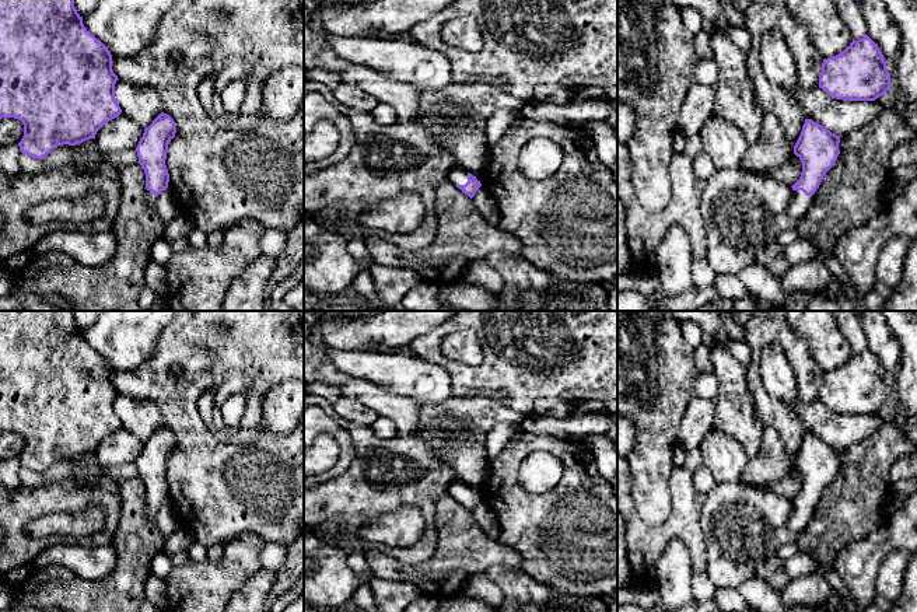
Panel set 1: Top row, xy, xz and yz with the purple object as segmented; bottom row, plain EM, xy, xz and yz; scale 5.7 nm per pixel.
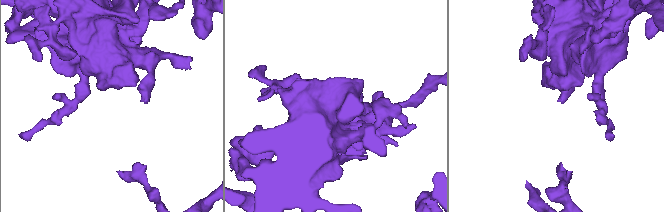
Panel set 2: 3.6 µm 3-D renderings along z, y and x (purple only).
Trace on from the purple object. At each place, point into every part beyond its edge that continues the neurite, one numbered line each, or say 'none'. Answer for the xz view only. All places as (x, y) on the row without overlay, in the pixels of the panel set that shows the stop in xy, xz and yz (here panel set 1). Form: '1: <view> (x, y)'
1: xz (457, 489)

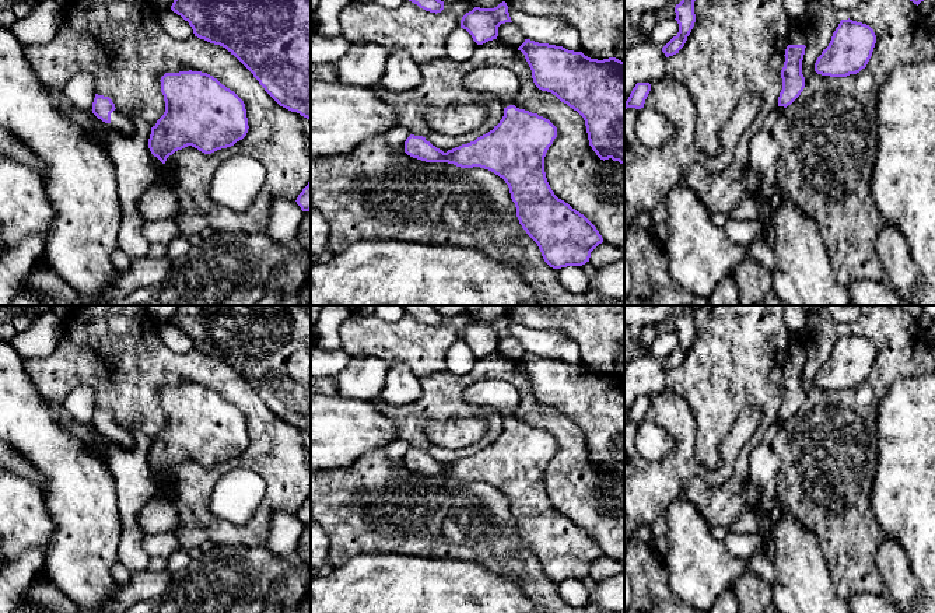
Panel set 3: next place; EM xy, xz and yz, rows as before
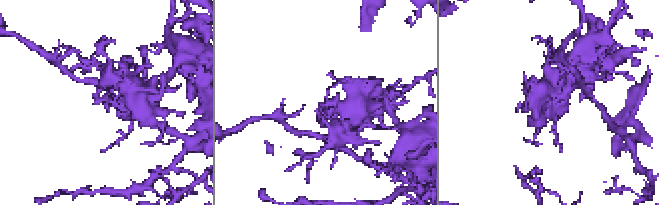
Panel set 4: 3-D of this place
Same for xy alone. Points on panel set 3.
1: xy (119, 434)

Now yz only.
1: yz (797, 349)

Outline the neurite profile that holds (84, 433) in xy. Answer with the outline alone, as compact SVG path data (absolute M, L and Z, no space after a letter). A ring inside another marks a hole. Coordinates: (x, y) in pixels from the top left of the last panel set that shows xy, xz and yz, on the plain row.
M50 403L50 406L60 416L60 421L67 427L67 430L73 435L76 435L81 442L84 442L91 451L94 451L99 459L105 462L105 458L98 449L97 439L92 430L88 425L74 420L71 414L64 409L63 404Z

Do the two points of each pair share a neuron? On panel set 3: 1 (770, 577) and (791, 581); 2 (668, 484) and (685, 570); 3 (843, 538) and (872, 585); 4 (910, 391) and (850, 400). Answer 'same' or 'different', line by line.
1: different
2: different
3: same
4: different

